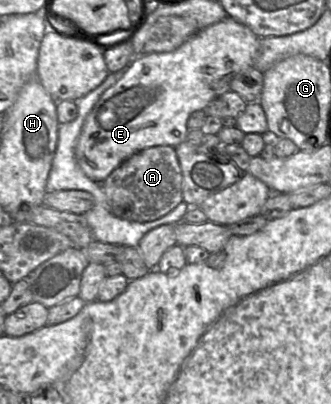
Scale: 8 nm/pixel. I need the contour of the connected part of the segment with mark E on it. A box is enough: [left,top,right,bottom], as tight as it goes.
[75,16,259,185]

